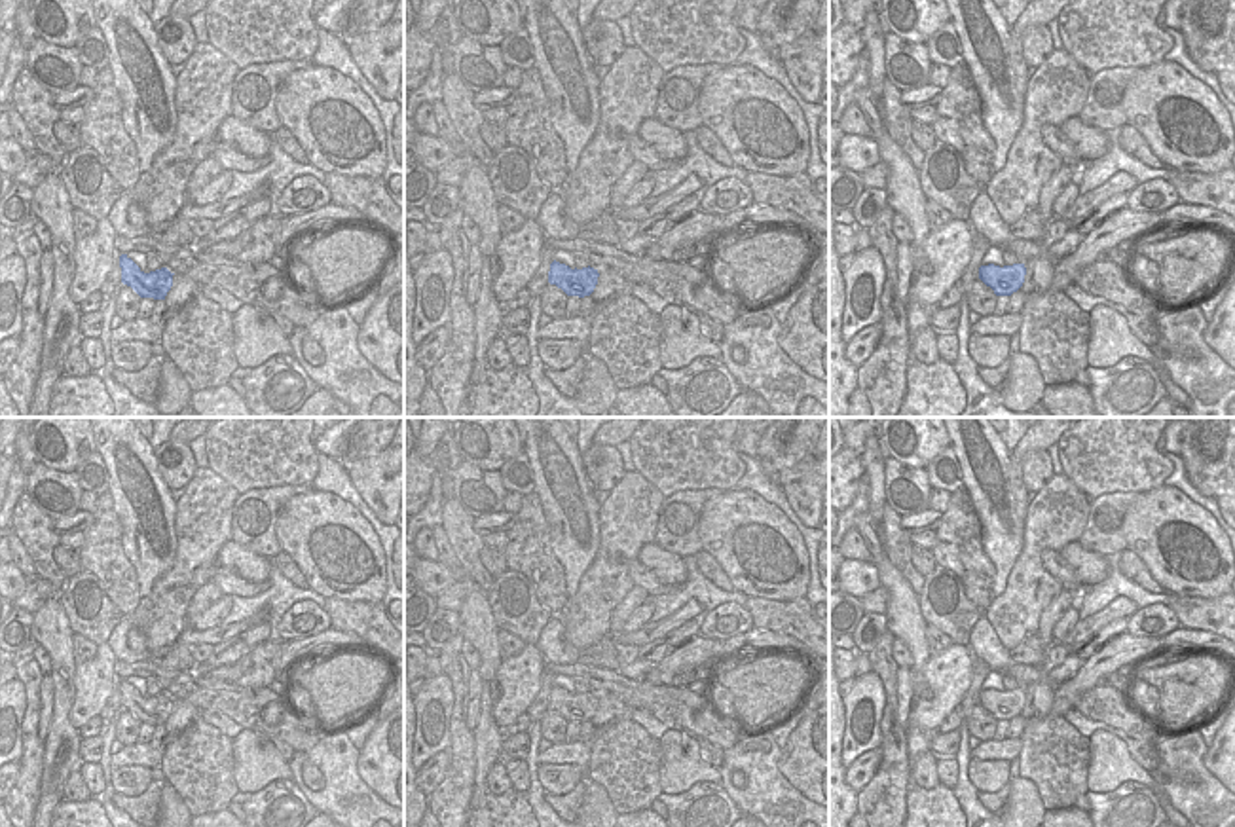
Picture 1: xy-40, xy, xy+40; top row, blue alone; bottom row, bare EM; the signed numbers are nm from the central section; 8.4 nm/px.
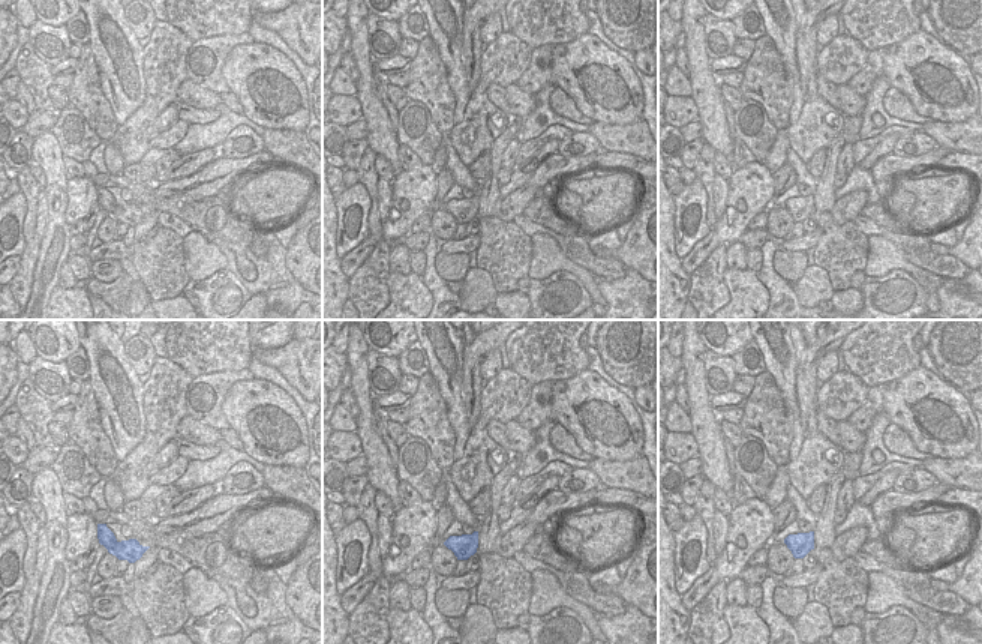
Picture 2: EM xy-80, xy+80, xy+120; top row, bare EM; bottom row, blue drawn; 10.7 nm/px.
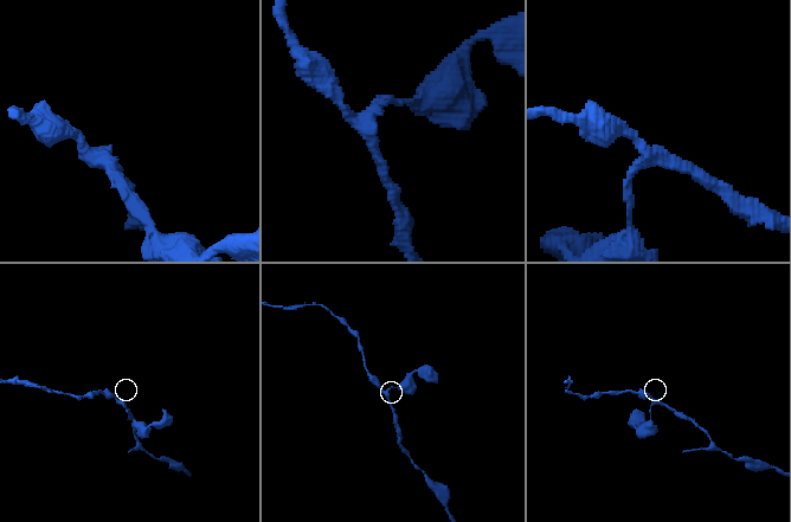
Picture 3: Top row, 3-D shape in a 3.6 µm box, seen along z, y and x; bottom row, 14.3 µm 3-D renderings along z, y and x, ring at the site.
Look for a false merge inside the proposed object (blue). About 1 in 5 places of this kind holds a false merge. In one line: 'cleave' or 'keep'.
keep

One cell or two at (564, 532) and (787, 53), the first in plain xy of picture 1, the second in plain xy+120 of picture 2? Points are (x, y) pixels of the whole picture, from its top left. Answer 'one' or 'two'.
one

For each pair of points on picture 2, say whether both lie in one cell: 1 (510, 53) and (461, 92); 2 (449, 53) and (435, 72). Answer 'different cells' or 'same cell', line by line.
1: different cells
2: different cells

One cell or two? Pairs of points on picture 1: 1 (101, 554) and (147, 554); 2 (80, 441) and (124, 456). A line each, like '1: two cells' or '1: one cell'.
1: two cells
2: two cells

